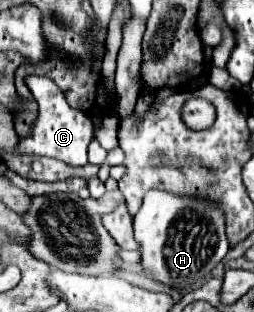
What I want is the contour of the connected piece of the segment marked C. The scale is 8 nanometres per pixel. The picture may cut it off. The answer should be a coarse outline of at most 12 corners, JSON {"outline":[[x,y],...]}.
{"outline":[[29,77],[39,111],[17,155],[87,165],[89,115],[49,77]]}

